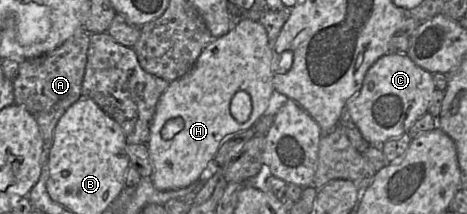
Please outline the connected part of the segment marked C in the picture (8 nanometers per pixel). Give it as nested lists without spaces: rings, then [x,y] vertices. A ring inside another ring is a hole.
[[[386,53],[367,70],[361,89],[345,106],[345,116],[371,146],[381,147],[385,142],[408,133],[410,127],[428,112],[435,89],[433,75],[416,65],[407,54]]]

